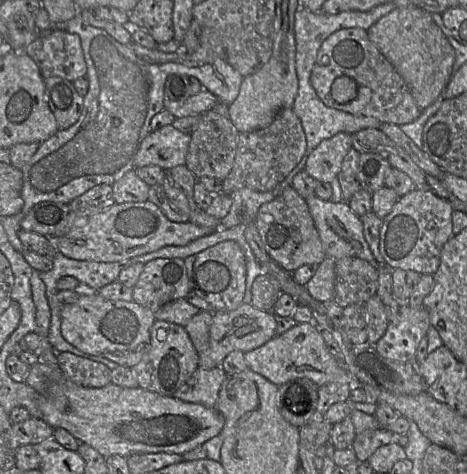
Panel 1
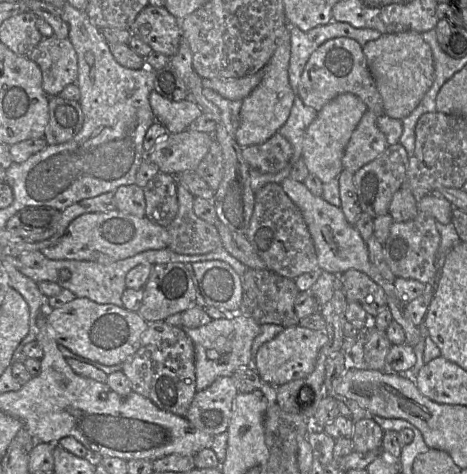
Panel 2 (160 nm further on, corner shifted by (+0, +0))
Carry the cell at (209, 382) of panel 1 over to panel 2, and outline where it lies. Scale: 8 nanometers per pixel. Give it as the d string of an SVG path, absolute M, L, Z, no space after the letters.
M230 376L218 377L206 389L196 391L185 417L198 430L219 435L228 429L237 394Z

